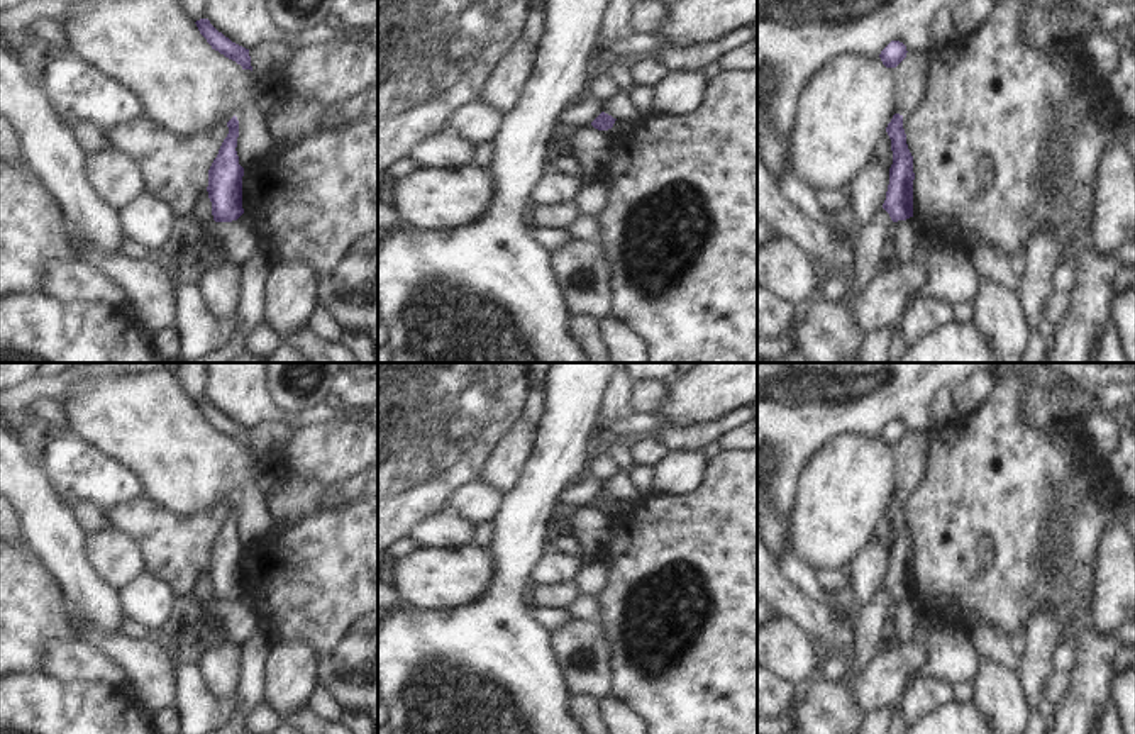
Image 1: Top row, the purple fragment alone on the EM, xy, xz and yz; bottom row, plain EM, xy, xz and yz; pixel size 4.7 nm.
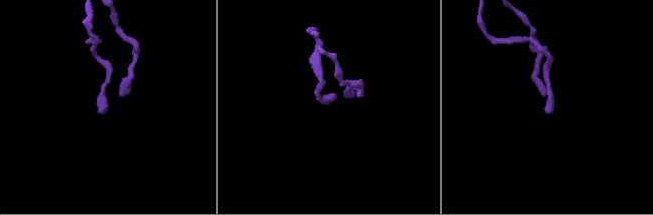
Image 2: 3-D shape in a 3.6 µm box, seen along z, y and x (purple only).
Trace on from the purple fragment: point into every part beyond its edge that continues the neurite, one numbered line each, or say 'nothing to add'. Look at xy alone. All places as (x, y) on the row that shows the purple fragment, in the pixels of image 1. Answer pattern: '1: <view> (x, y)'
nothing to add

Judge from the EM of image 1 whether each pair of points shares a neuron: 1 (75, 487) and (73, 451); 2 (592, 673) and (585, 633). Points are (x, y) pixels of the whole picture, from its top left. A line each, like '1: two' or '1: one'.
1: one
2: one

